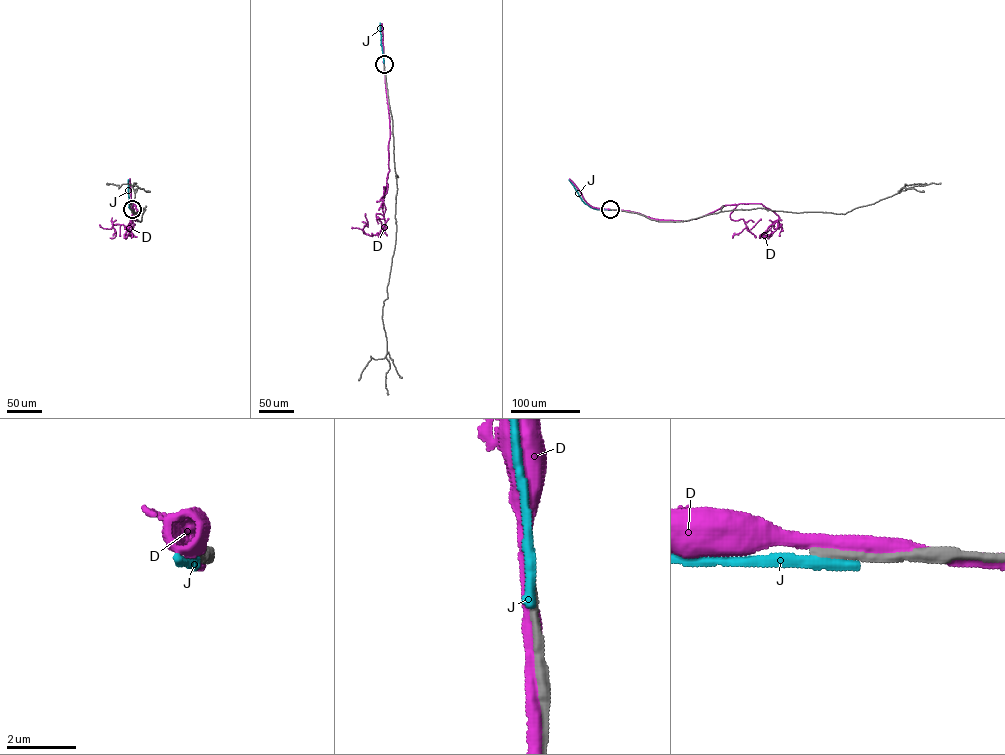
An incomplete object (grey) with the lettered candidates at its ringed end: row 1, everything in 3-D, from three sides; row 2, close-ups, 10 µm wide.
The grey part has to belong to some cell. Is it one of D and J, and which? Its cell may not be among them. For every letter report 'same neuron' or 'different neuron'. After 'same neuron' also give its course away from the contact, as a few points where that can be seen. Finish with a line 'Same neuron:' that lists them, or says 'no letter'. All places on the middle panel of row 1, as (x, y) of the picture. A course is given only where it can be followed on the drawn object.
D: different neuron
J: different neuron
Same neuron: no letter

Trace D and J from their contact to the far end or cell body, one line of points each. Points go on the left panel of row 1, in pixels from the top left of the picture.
D: (132, 209), (138, 220), (130, 203), (129, 224), (111, 220), (116, 235), (110, 238)
J: (132, 209), (128, 179)

